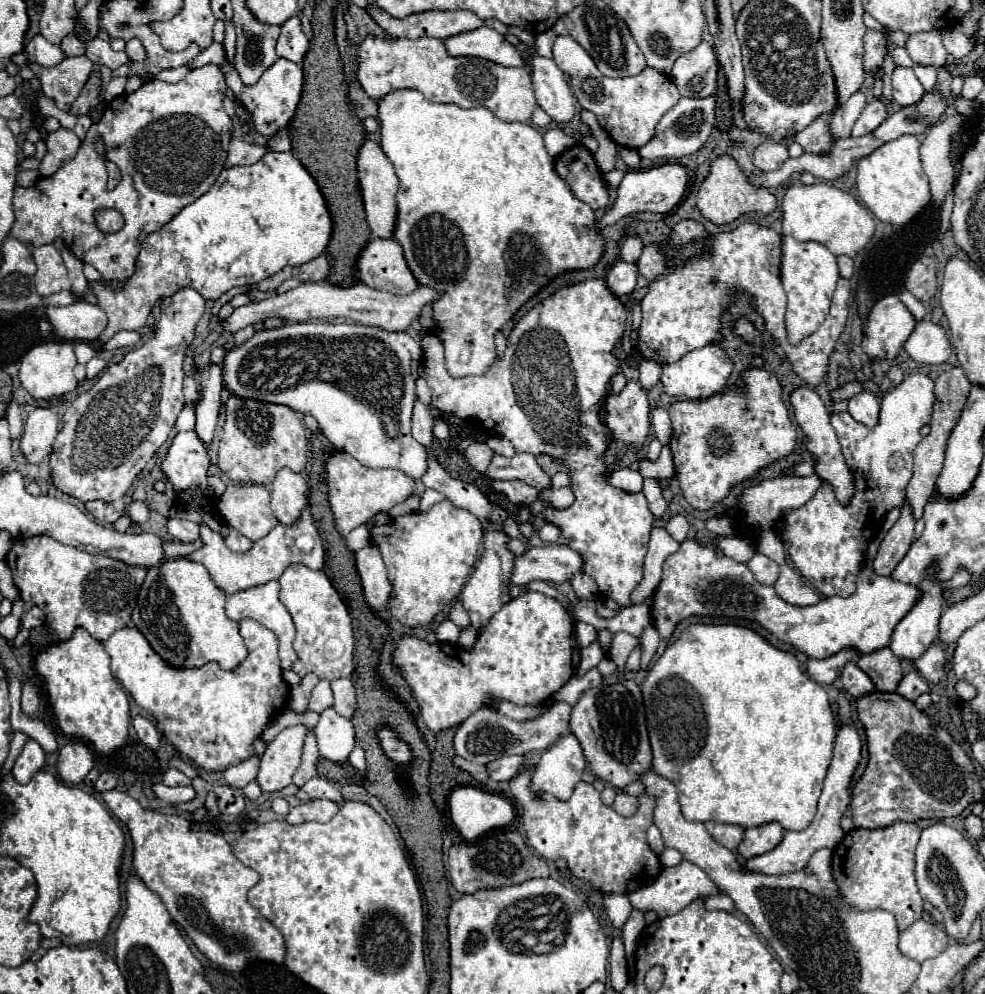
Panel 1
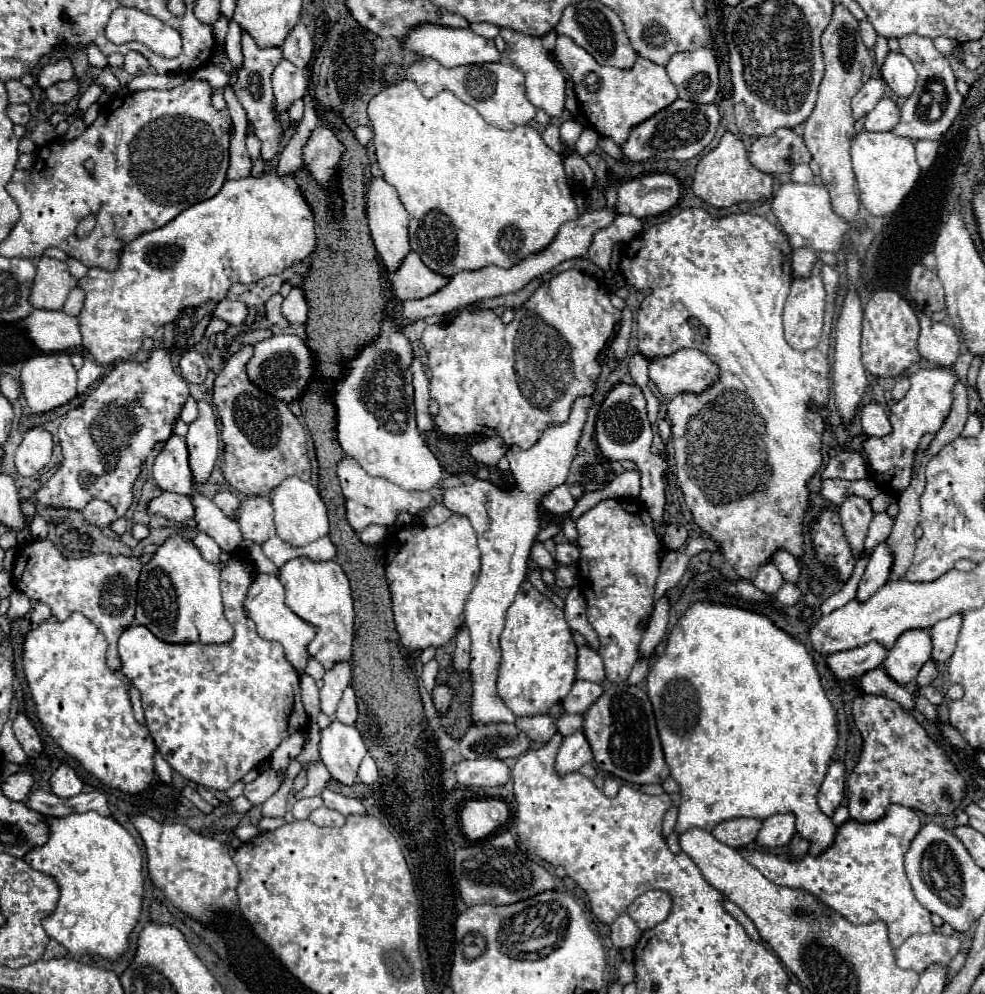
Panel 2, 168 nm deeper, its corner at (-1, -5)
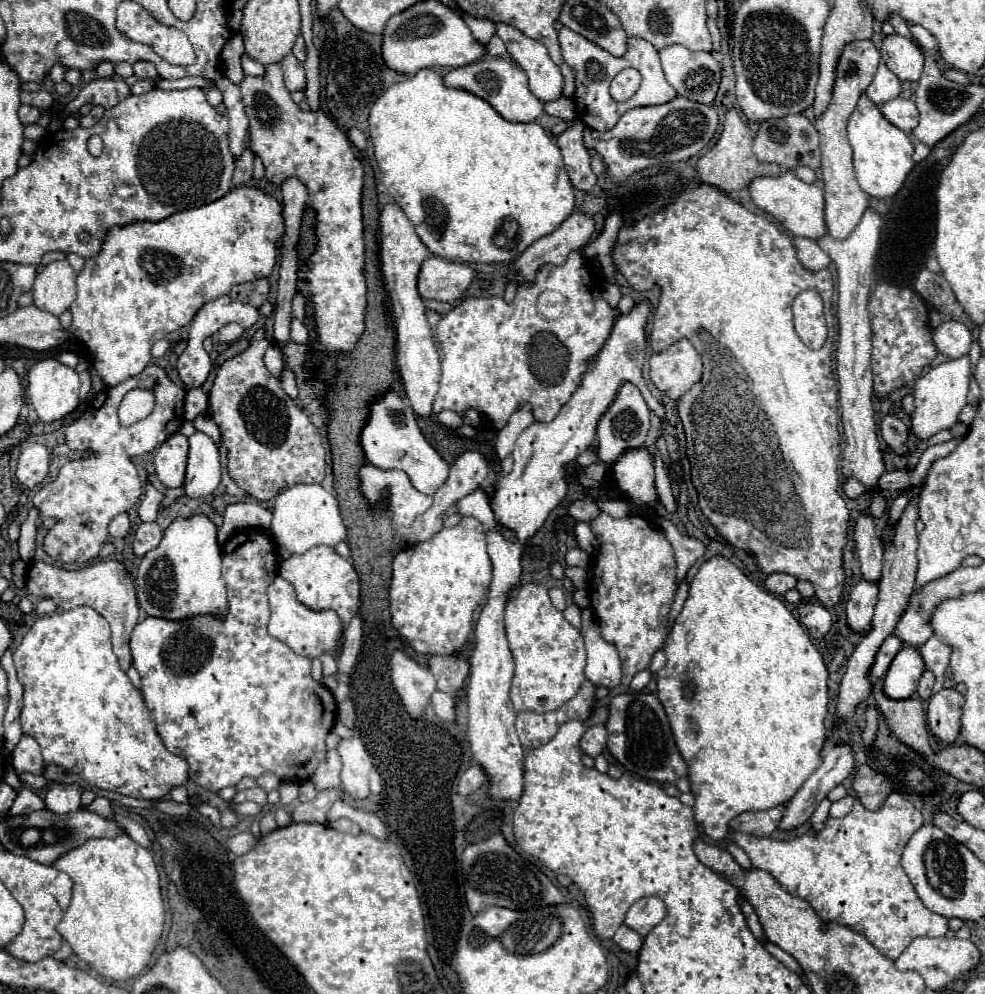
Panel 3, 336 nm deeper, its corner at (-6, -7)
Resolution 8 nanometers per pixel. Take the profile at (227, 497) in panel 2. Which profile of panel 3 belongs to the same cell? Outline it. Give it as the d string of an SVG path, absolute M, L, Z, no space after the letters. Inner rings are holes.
M248 501L248 503L234 503L228 505L224 513L224 525L220 527L220 543L224 543L234 531L250 529L250 527L260 527L268 529L270 527L270 509L262 507L258 501Z

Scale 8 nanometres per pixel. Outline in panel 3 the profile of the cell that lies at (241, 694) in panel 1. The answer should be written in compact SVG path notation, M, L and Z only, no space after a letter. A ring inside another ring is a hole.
M246 529L236 535L232 535L224 547L222 547L222 571L226 573L226 583L228 583L228 613L224 617L214 617L214 615L194 615L190 619L180 619L180 621L168 621L168 619L158 619L158 617L146 617L140 621L130 637L130 647L132 647L132 657L134 665L142 677L142 693L146 699L146 707L150 711L152 721L156 723L156 731L160 739L164 741L166 749L174 755L184 757L190 763L190 779L198 783L200 787L208 791L220 791L222 787L236 785L242 777L260 777L264 773L274 773L278 779L284 781L306 781L314 775L316 767L326 759L326 735L330 733L334 721L336 721L336 701L330 689L326 689L322 683L314 681L310 675L312 669L312 659L294 653L286 643L274 639L268 635L266 625L270 619L270 607L268 607L268 597L266 589L270 583L278 577L280 569L280 557L278 557L278 547L270 535L266 535L264 529Z

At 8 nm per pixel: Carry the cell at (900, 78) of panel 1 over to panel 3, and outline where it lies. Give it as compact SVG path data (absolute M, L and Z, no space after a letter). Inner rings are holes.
M898 33L886 35L880 49L882 61L888 65L892 73L896 73L902 81L918 81L924 67L924 53L912 41Z

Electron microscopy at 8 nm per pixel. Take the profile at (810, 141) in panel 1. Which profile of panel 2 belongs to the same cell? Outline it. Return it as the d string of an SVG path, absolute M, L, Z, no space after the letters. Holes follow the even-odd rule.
M843 5L833 7L833 17L827 29L821 37L823 57L825 57L825 77L819 85L819 99L811 113L811 117L805 121L805 145L813 157L813 161L821 167L821 177L831 193L833 209L847 221L853 221L857 207L859 207L859 195L855 189L855 175L851 169L851 139L853 139L853 125L855 119L851 115L851 99L853 95L865 85L865 81L873 75L873 55L863 45L861 33L859 33L859 21L851 15L851 11Z

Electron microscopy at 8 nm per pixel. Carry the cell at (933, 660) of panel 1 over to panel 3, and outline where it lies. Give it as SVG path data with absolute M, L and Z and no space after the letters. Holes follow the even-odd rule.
M924 671L922 677L920 677L920 683L918 683L918 695L920 695L920 699L924 699L924 701L930 699L932 685L934 685L934 675L930 671Z

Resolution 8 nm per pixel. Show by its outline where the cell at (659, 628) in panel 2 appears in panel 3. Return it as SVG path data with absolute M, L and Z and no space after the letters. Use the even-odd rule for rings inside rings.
M658 517L658 527L664 531L670 545L674 547L674 555L676 555L676 563L678 563L676 577L678 577L678 581L682 581L686 577L686 571L696 563L696 559L700 559L704 555L706 545L696 537L688 537L684 533L680 533L676 529L676 525L668 519Z

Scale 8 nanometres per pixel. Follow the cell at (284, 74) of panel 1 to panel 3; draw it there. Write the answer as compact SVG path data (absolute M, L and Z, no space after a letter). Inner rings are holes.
M286 55L282 59L282 71L284 71L284 83L288 91L298 91L306 87L306 75L304 75L304 67L298 59L294 59L294 55Z

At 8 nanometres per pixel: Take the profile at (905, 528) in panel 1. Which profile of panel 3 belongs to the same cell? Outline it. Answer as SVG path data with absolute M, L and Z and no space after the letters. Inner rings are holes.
M860 581L846 601L846 621L852 633L862 633L874 615L874 605L878 599L878 585Z

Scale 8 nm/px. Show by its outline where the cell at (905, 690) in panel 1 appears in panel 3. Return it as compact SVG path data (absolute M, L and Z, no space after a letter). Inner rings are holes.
M942 689L934 693L928 701L928 727L936 739L952 745L960 735L964 695L956 689Z

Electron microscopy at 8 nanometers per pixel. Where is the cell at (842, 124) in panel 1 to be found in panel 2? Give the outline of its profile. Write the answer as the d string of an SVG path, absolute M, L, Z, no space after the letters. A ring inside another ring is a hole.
M877 77L877 79L869 79L861 89L859 93L851 99L851 109L853 109L853 119L859 121L863 119L877 103L879 99L883 97L883 91L885 91L885 83Z

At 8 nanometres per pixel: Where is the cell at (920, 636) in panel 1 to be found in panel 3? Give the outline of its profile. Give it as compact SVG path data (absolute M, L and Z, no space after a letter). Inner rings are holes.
M912 645L902 647L884 677L886 695L890 695L890 699L910 699L916 691L922 673L924 661L920 657L920 651Z

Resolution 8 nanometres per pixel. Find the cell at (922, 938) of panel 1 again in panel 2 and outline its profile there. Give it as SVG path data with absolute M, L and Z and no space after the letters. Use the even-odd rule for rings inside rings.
M939 931L911 935L897 951L895 959L901 969L913 969L921 973L931 963L947 965L961 949L959 937L949 937Z

